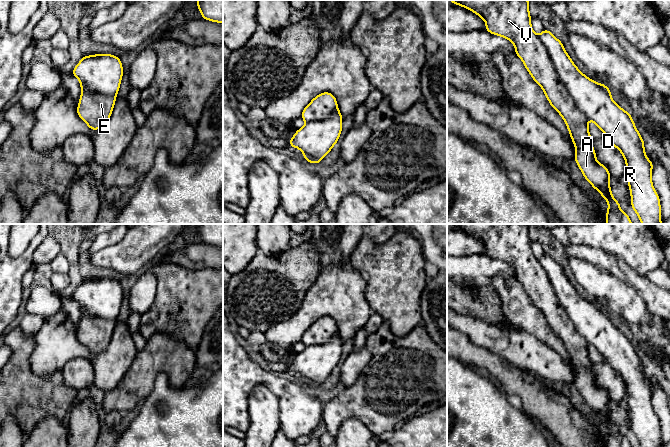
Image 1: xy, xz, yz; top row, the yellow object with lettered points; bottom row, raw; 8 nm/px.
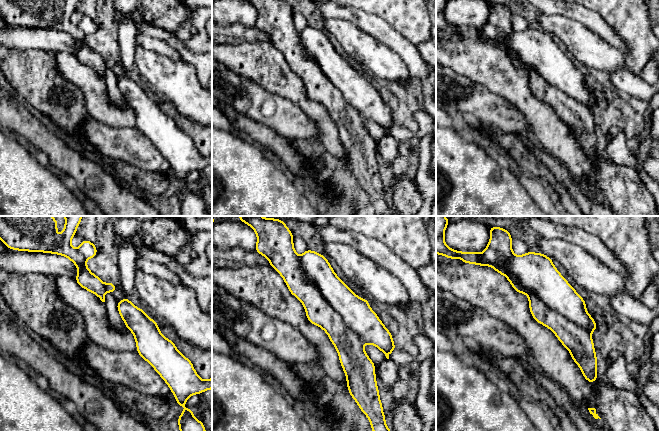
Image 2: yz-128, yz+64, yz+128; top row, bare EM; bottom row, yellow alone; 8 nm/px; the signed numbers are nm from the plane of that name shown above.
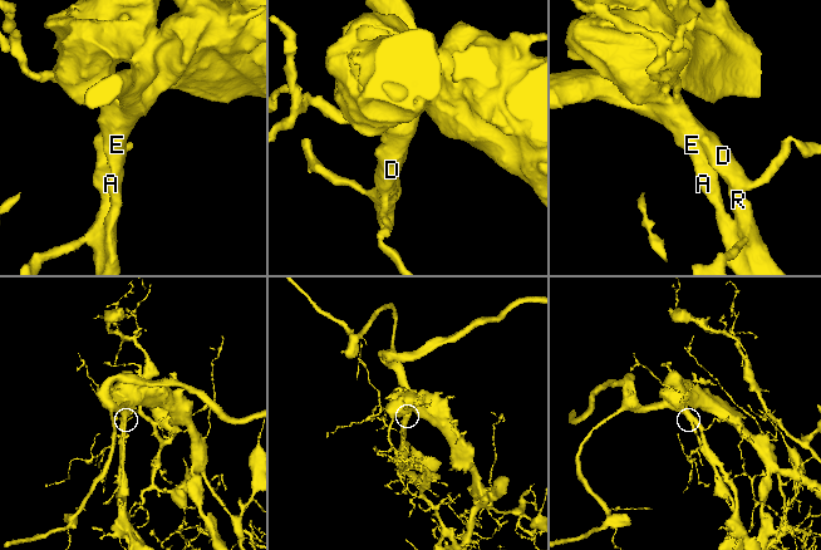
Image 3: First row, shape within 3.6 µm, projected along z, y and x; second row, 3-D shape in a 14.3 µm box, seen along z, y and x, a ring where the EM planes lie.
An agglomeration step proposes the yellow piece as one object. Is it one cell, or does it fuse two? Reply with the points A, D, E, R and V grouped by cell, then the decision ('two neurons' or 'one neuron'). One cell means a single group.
A E V / D R; two neurons

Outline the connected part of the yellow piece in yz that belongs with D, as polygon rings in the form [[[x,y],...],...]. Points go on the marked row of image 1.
[[[544,29],[539,35],[555,69],[573,98],[579,110],[592,120],[606,135],[608,141],[615,146],[626,161],[626,176],[631,194],[631,206],[642,224],[664,224],[660,221],[660,199],[652,185],[653,161],[649,161],[644,149],[644,140],[639,134],[629,112],[617,105],[611,97],[611,90],[604,84],[597,83],[585,76],[573,63],[558,40],[549,30]]]

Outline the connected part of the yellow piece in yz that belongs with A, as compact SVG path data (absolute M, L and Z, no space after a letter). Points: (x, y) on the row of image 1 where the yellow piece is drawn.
M449 0L456 5L465 7L481 17L485 23L485 30L491 34L507 38L515 46L515 54L523 61L525 68L533 80L543 89L549 104L561 115L569 130L576 153L575 162L579 166L585 179L598 190L602 198L608 201L606 212L606 224L633 224L627 214L621 208L620 203L614 199L611 186L608 181L612 178L607 167L596 160L596 152L592 146L593 138L589 134L588 118L583 114L573 98L569 94L564 83L560 80L556 69L539 36L535 34L531 26L528 0Z

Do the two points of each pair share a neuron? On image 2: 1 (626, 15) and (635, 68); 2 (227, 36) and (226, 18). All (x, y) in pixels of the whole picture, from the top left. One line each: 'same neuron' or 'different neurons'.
1: same neuron
2: different neurons

